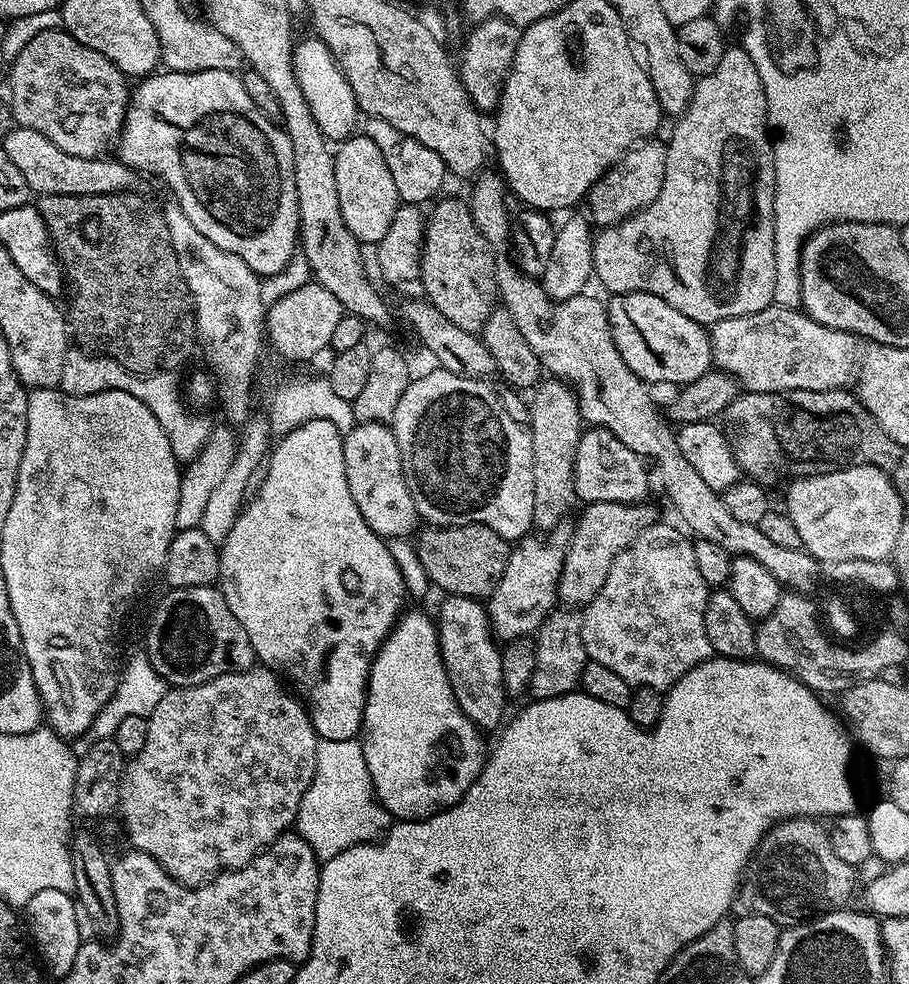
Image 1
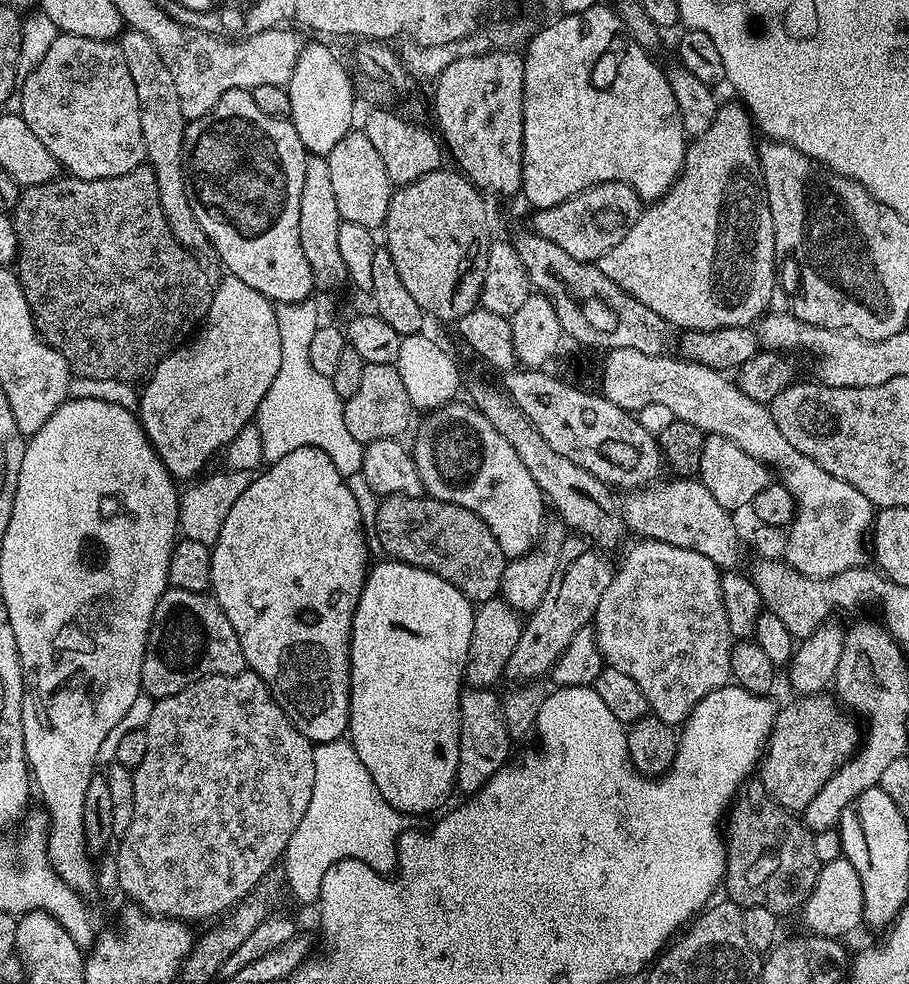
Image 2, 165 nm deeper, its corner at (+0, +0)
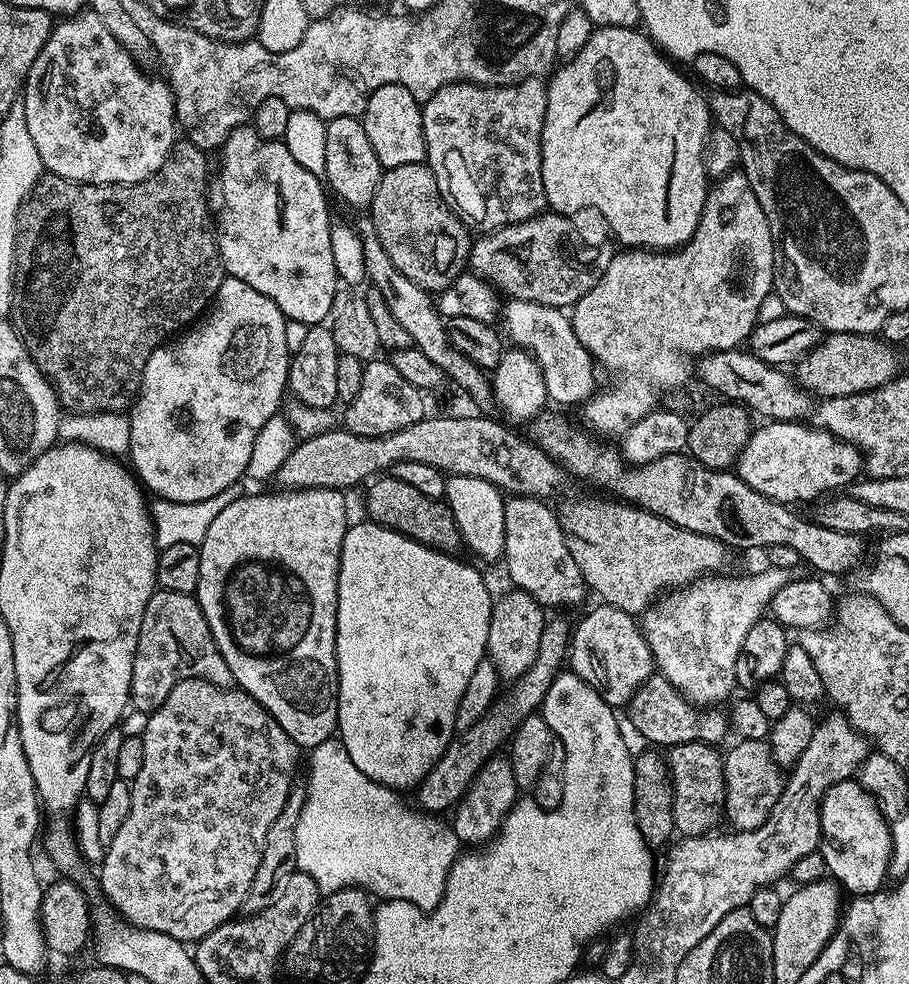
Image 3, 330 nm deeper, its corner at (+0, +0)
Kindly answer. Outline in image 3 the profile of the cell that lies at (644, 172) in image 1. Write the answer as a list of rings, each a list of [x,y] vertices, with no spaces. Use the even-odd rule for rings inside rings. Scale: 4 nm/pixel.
[[[595,210],[569,218],[545,211],[521,224],[489,231],[475,241],[468,256],[471,271],[491,282],[505,297],[571,309],[595,284],[614,255],[608,221]]]

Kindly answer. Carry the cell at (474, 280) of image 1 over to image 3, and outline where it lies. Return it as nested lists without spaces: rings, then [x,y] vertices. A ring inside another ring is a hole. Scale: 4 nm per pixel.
[[[427,163],[387,169],[381,175],[378,190],[372,199],[370,219],[378,234],[378,242],[382,242],[382,250],[390,254],[390,262],[394,262],[394,266],[402,270],[410,282],[422,286],[428,292],[444,292],[469,267],[468,256],[472,253],[474,236],[468,233],[469,225],[453,211],[449,201],[442,195],[440,184]]]

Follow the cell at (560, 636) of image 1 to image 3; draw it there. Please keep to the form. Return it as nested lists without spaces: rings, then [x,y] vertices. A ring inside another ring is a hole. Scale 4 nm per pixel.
[[[601,603],[588,612],[570,636],[570,668],[614,710],[623,709],[634,694],[654,675],[652,651],[637,617]]]

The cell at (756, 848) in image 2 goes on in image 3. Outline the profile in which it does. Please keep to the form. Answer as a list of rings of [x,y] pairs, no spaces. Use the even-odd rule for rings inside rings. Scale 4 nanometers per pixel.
[[[686,742],[685,744],[673,744],[667,749],[666,759],[668,761],[668,773],[672,775],[672,793],[674,794],[674,822],[676,832],[681,837],[707,836],[713,831],[716,823],[721,823],[724,810],[724,756],[716,753],[716,750],[702,751],[697,742]]]

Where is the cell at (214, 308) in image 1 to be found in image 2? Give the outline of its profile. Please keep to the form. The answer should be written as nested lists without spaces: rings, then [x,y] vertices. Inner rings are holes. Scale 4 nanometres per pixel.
[[[128,28],[121,31],[118,43],[122,50],[122,58],[126,58],[126,67],[130,70],[130,78],[134,78],[134,90],[138,90],[138,106],[140,107],[140,129],[144,139],[144,155],[147,167],[154,170],[154,178],[158,182],[158,198],[162,202],[162,214],[166,214],[166,222],[178,238],[183,248],[209,247],[208,236],[198,226],[194,218],[194,210],[190,206],[188,187],[184,184],[184,129],[186,121],[182,114],[182,106],[178,102],[178,89],[174,86],[174,77],[166,70],[166,62],[158,54],[154,42],[146,38],[138,30]]]

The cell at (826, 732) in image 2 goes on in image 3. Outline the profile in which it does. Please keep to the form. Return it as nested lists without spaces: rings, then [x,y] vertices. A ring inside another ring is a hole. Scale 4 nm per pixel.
[[[743,738],[735,741],[733,746],[724,756],[724,810],[728,824],[733,833],[752,832],[766,818],[770,818],[770,810],[778,802],[786,783],[785,773],[779,764],[774,762],[772,749],[767,739],[746,740]]]

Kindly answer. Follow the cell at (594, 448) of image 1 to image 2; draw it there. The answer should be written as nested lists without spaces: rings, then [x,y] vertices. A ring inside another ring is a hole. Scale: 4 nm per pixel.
[[[672,478],[669,484],[653,483],[647,488],[632,490],[622,500],[622,515],[629,533],[637,532],[637,537],[646,540],[666,542],[670,546],[682,546],[682,550],[694,550],[694,554],[702,554],[710,558],[721,570],[732,570],[740,560],[740,536],[736,533],[736,524],[732,521],[733,513],[729,509],[718,506],[718,501],[706,490],[696,478]]]

